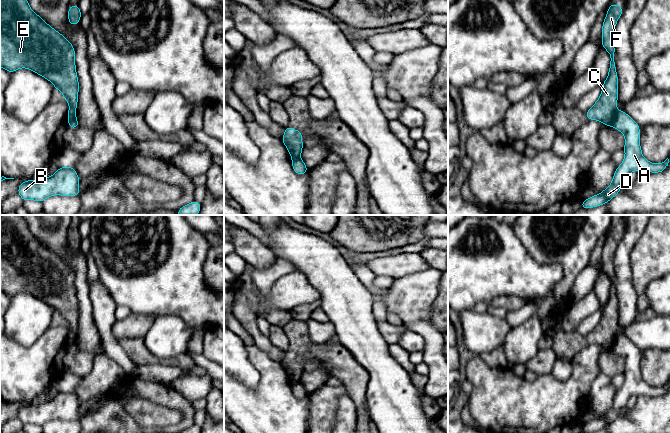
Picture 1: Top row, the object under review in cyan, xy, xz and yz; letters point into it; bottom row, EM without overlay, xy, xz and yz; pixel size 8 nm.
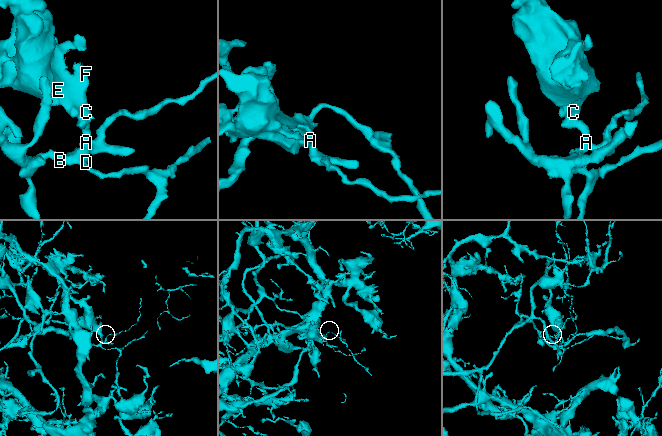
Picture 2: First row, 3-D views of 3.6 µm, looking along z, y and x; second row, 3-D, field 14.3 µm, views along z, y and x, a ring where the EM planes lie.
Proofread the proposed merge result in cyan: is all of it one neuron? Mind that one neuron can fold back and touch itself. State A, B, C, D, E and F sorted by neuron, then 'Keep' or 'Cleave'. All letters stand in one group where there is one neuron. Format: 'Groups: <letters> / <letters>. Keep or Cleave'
Groups: A B D / C E F. Cleave

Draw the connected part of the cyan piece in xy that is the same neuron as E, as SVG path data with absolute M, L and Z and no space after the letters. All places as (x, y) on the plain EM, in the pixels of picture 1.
M0 215L0 291L10 298L20 292L27 292L49 304L56 314L62 316L64 323L69 328L68 346L76 341L79 316L74 281L75 273L73 269L64 259L53 253L30 232L28 224L22 215Z

